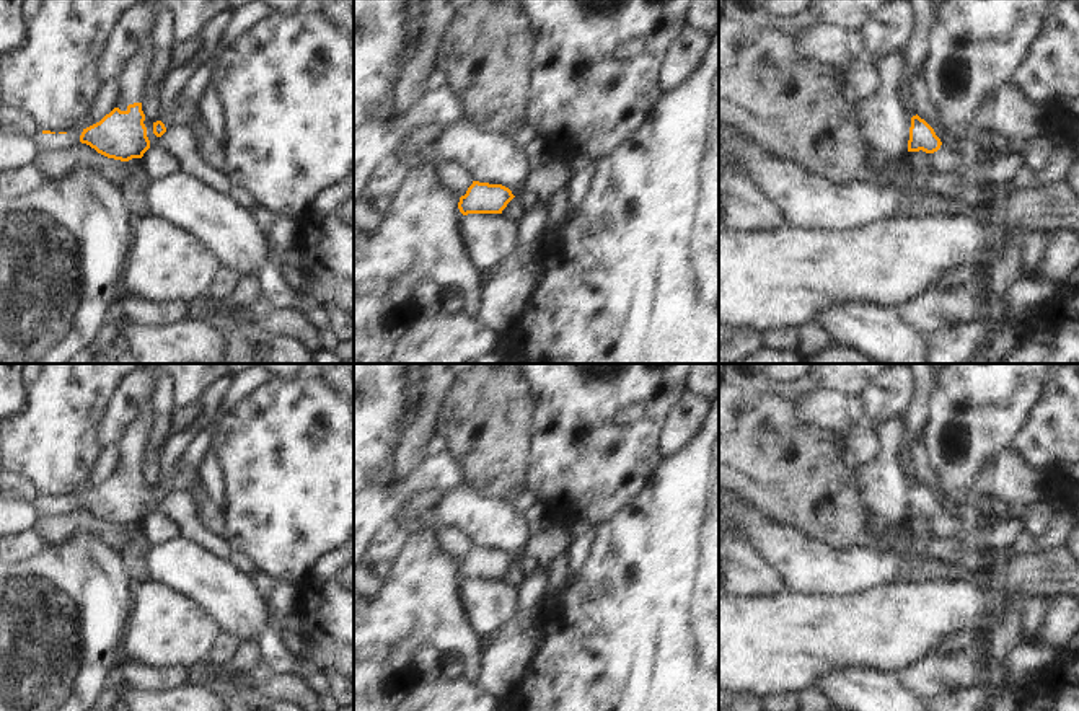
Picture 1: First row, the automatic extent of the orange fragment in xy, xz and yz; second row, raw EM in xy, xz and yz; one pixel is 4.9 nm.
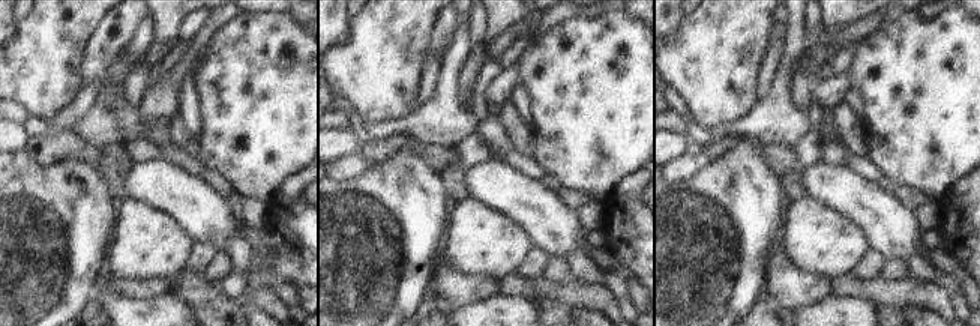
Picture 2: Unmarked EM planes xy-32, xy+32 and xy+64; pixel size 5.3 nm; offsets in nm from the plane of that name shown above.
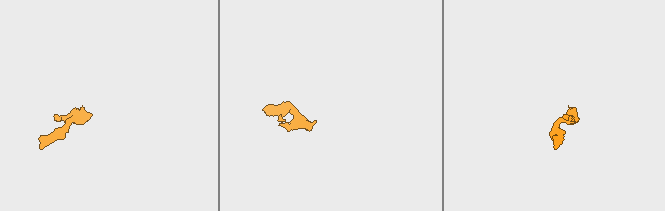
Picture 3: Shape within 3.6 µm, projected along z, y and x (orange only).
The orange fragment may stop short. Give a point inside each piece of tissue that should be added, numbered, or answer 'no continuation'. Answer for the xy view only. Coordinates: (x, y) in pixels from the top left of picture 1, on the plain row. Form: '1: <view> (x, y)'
1: xy (132, 446)

